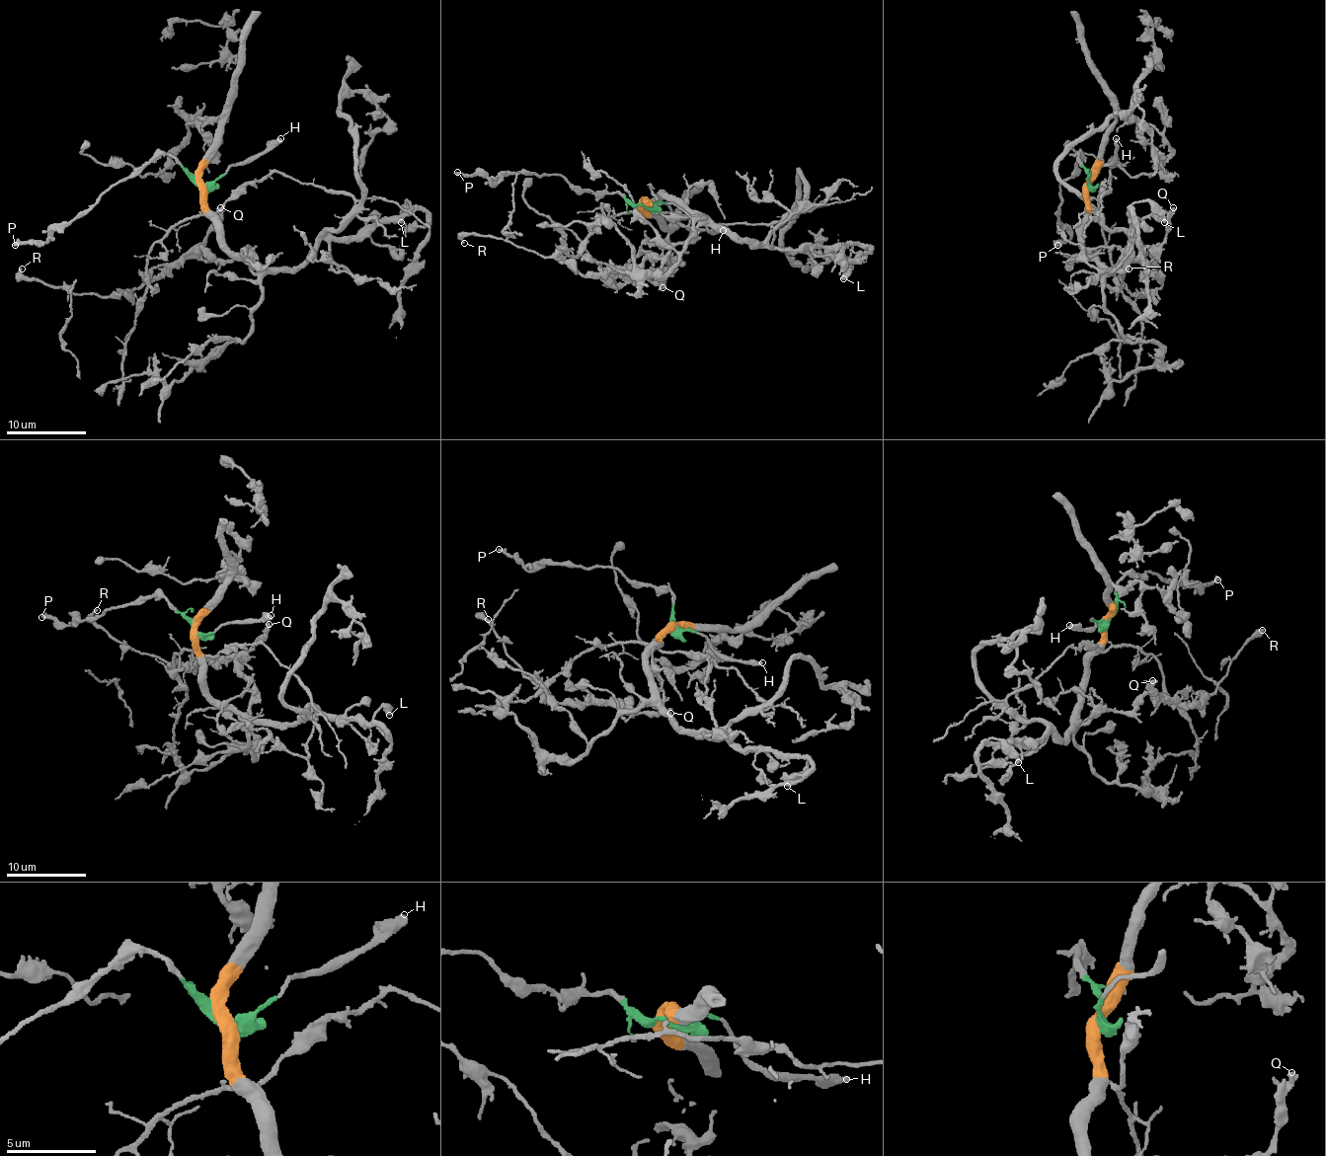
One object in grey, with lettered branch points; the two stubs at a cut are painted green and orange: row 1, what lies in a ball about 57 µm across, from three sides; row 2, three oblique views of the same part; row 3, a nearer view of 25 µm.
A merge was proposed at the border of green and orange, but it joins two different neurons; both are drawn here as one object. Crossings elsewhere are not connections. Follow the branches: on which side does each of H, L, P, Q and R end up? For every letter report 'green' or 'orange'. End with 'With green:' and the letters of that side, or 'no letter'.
H: green
L: orange
P: green
Q: orange
R: orange
With green: H, P

